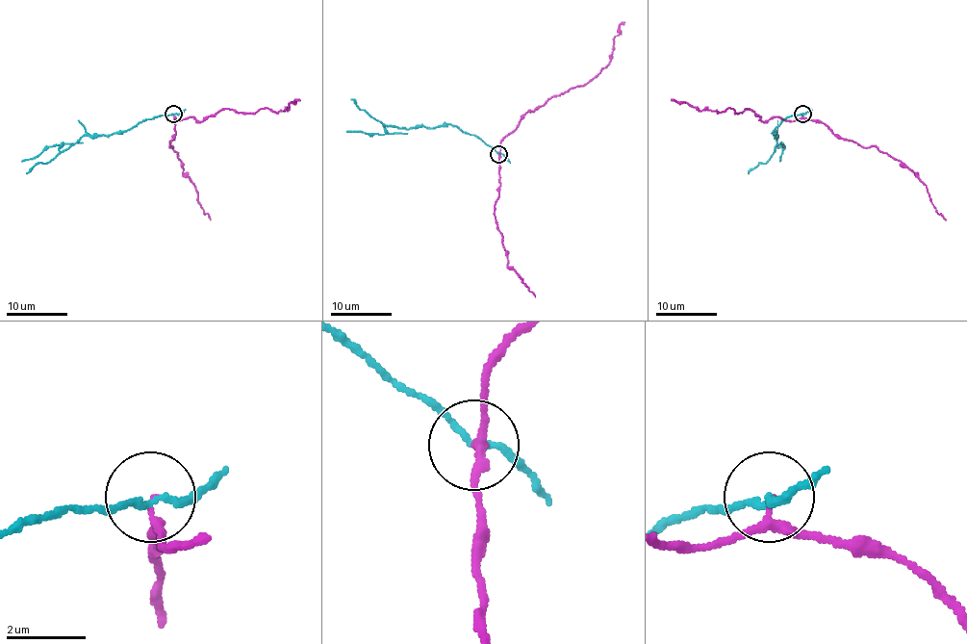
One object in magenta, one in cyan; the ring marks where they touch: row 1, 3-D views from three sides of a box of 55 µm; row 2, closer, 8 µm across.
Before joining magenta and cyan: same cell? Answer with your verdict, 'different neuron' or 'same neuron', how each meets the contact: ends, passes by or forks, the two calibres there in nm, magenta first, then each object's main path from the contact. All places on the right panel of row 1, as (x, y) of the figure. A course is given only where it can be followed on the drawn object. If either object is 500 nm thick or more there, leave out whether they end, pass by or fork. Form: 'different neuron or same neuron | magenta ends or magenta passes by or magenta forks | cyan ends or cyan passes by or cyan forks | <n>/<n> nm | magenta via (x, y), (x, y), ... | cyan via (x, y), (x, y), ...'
different neuron | magenta passes by | cyan passes by | 160/130 nm | magenta via (802, 114), (790, 121), (776, 116), (763, 121), (750, 109), (698, 111), (672, 98) | cyan via (802, 114), (790, 115), (774, 130), (777, 137), (775, 152), (776, 147), (782, 145), (779, 161)

